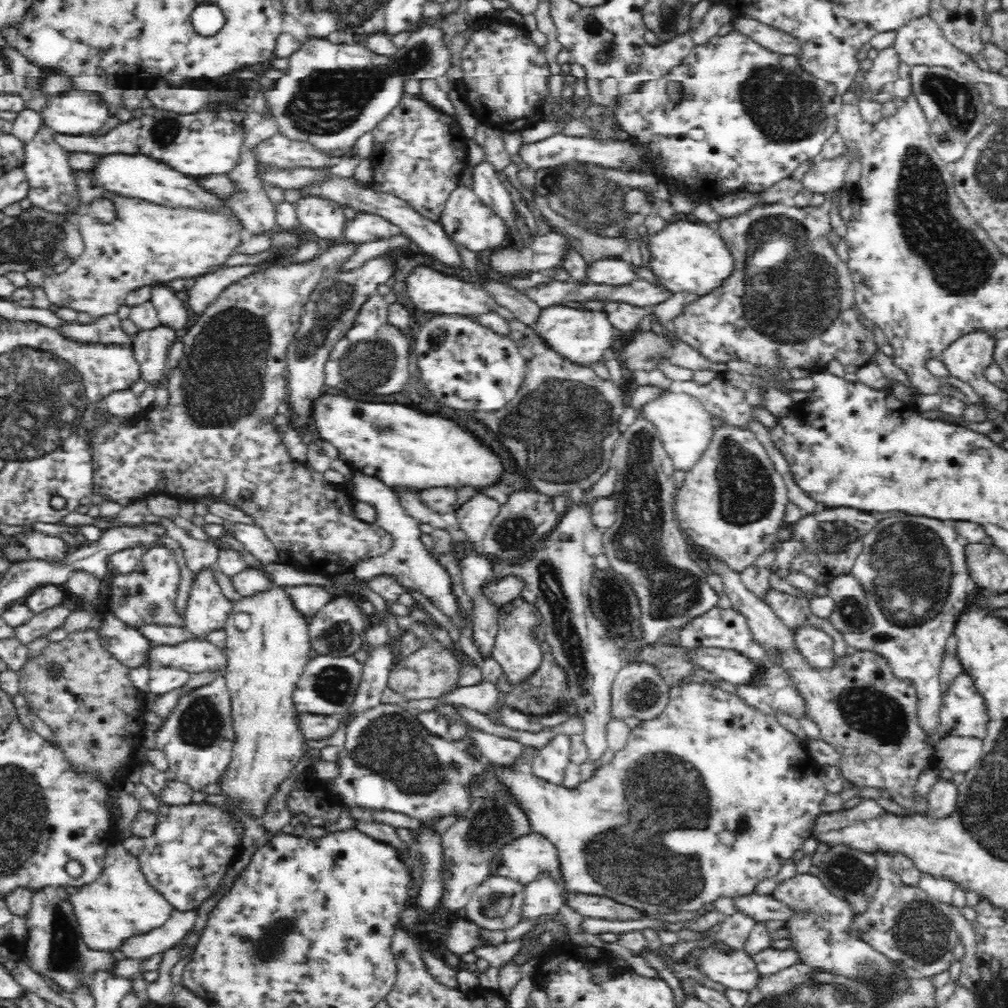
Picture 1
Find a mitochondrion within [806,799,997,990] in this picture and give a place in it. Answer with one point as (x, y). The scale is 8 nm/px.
(921, 928)

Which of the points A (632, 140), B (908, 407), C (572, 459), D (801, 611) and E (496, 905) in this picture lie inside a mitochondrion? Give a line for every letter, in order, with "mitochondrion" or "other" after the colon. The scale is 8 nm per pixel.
A: other
B: other
C: mitochondrion
D: other
E: mitochondrion

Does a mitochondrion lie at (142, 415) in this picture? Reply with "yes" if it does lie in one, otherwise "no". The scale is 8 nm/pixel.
no

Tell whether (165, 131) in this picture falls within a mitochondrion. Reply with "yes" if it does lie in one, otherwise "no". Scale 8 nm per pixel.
yes

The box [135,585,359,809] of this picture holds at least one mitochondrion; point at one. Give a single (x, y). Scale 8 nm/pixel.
(200, 725)

